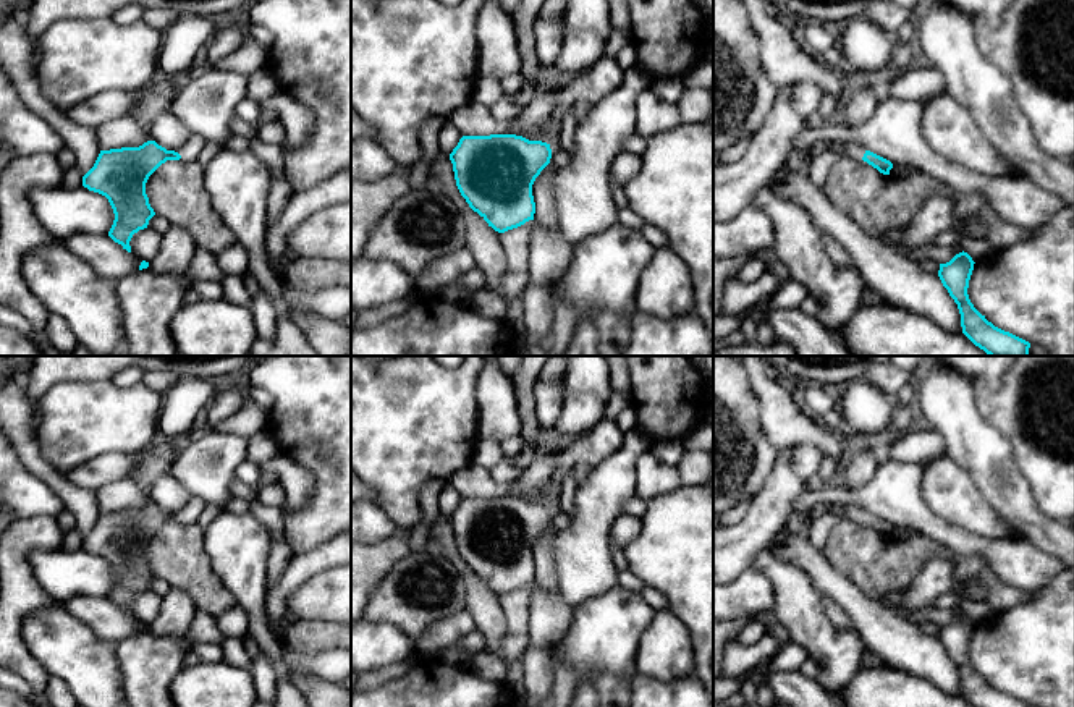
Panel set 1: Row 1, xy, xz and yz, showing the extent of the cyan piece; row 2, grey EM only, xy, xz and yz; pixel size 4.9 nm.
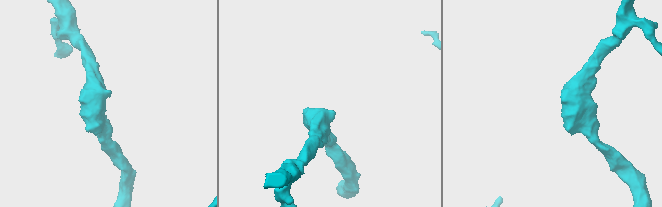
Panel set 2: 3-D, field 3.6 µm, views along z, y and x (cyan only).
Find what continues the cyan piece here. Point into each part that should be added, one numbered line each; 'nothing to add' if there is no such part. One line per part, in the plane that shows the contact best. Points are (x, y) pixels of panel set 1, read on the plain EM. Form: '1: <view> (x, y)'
1: yz (849, 512)

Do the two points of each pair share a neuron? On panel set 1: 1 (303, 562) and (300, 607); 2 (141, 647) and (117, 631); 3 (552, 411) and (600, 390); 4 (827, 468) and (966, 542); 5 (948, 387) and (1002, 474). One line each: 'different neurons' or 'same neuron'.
1: different neurons
2: different neurons
3: different neurons
4: different neurons
5: same neuron

